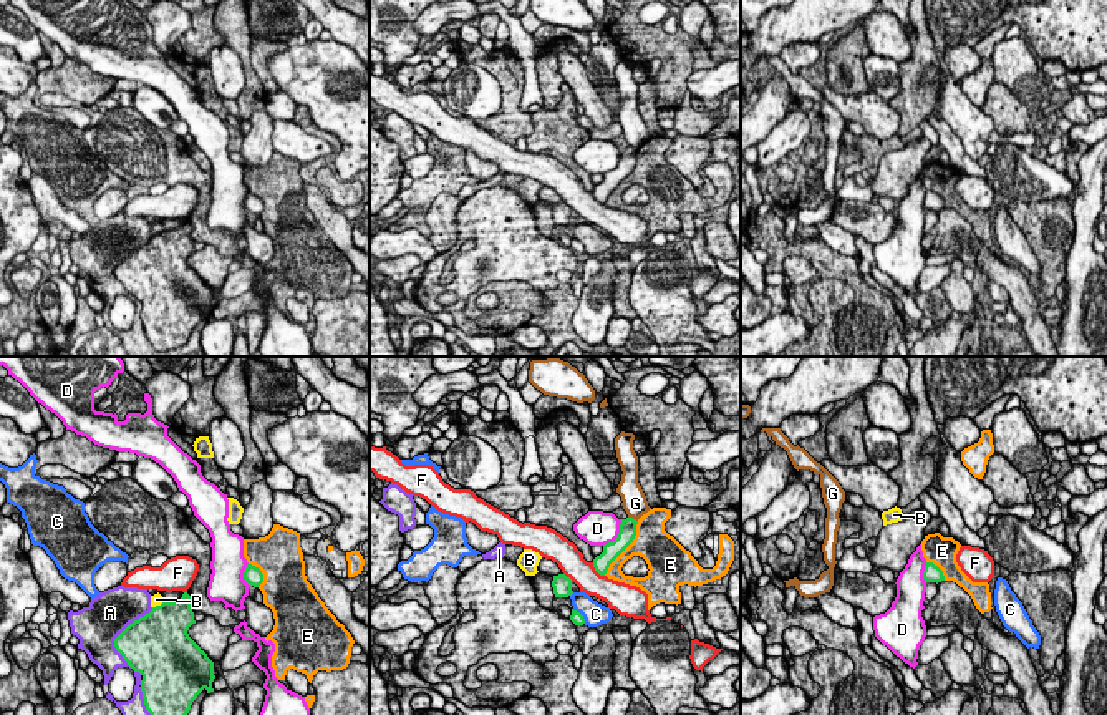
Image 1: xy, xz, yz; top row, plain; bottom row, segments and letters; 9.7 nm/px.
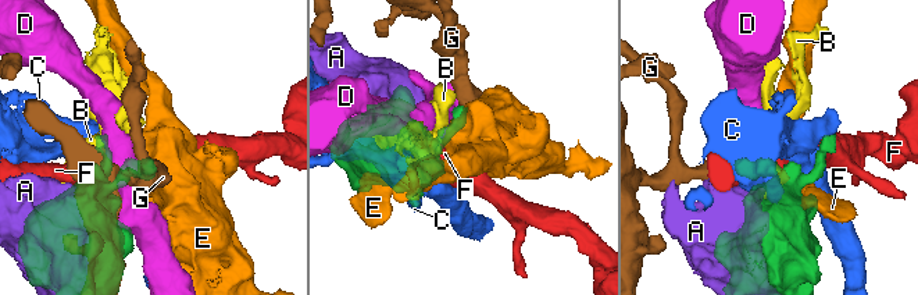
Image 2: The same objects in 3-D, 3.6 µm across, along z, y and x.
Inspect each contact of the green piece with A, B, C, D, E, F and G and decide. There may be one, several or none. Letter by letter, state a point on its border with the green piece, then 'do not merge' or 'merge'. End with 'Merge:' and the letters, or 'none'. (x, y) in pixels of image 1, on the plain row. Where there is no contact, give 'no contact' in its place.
A: xy (120, 262) | do not merge
B: xy (158, 234) | do not merge
C: xz (580, 243) | do not merge
D: xz (618, 163) | do not merge
E: xz (627, 175) | do not merge
F: xz (597, 199) | do not merge
G: xz (632, 146) | do not merge
Merge: none

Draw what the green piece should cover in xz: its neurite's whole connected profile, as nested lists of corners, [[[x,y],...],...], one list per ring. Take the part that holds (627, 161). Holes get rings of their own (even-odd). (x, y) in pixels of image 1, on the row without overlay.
[[[633,146],[621,148],[618,166],[603,174],[603,181],[593,187],[593,196],[605,204],[610,192],[633,171],[638,149]]]

